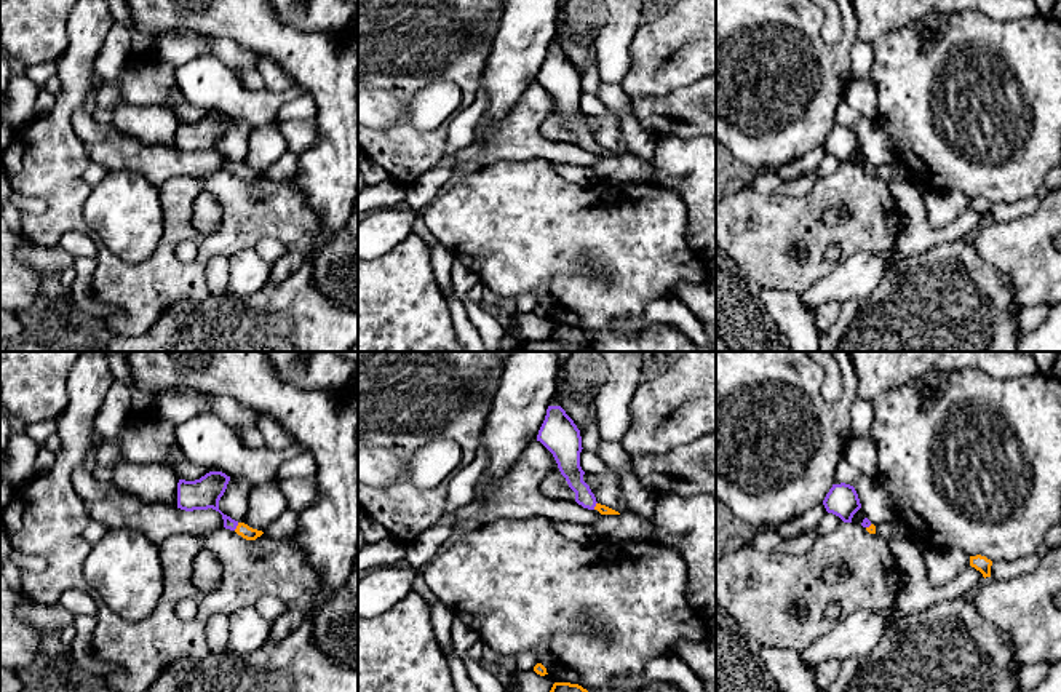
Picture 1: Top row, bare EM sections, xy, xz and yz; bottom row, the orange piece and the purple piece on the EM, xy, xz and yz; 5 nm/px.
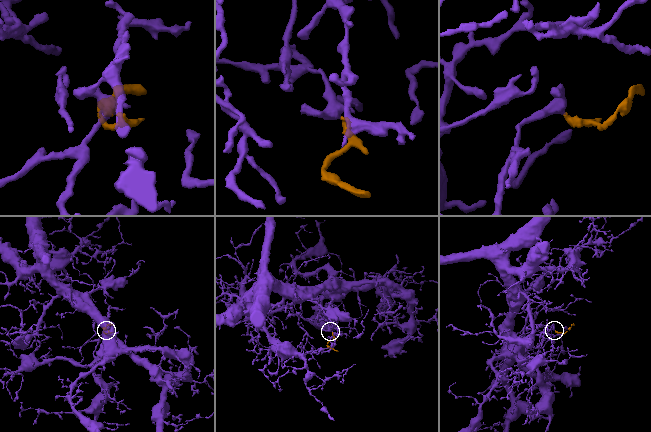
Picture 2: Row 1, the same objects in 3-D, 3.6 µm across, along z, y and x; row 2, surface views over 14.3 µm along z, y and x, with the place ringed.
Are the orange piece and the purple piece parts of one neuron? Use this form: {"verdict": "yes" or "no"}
{"verdict": "yes"}

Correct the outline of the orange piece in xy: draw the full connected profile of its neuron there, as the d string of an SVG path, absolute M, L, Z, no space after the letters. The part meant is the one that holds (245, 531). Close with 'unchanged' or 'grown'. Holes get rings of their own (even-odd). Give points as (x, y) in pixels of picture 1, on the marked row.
M209 471L200 479L177 483L177 508L185 511L213 508L222 515L224 527L235 531L246 540L256 540L264 532L238 523L219 510L219 500L224 495L230 476L222 471Z | grown

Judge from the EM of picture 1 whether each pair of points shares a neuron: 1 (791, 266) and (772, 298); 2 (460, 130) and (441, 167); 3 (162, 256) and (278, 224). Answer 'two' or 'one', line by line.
1: two
2: one
3: one

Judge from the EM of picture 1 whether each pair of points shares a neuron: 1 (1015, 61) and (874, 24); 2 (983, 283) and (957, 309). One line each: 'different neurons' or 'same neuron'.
1: different neurons
2: same neuron

